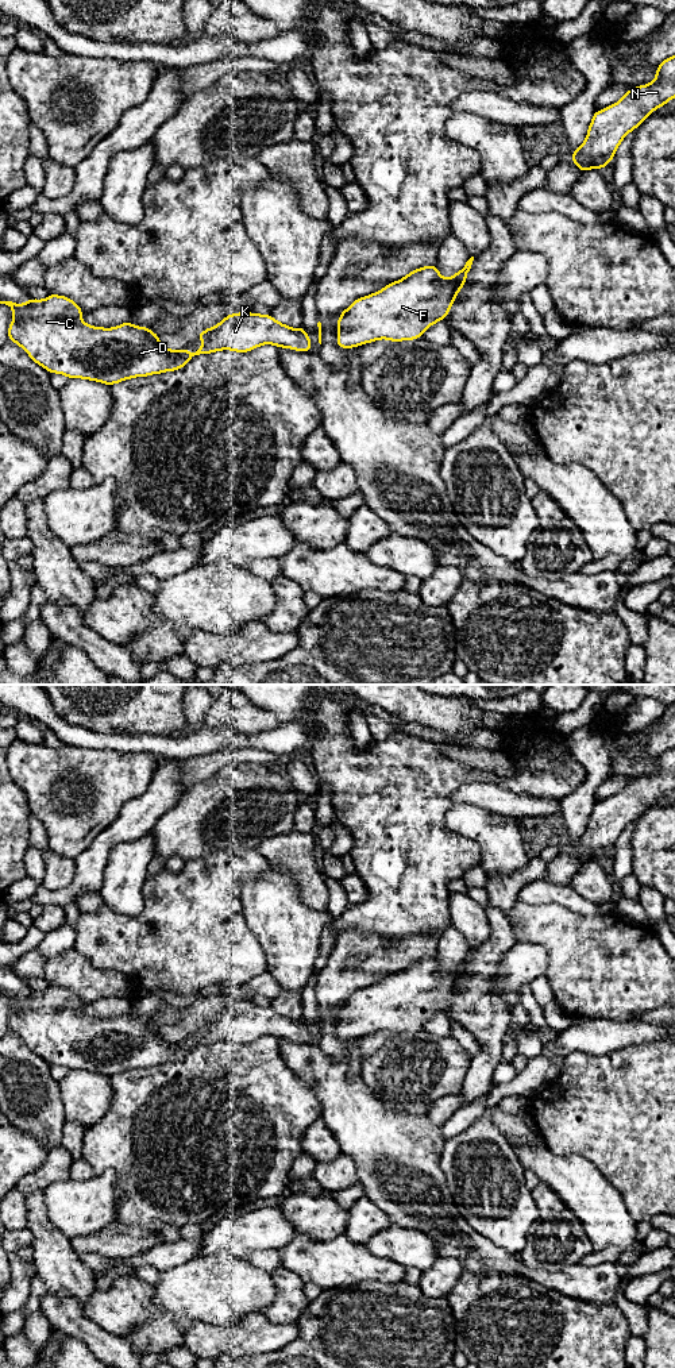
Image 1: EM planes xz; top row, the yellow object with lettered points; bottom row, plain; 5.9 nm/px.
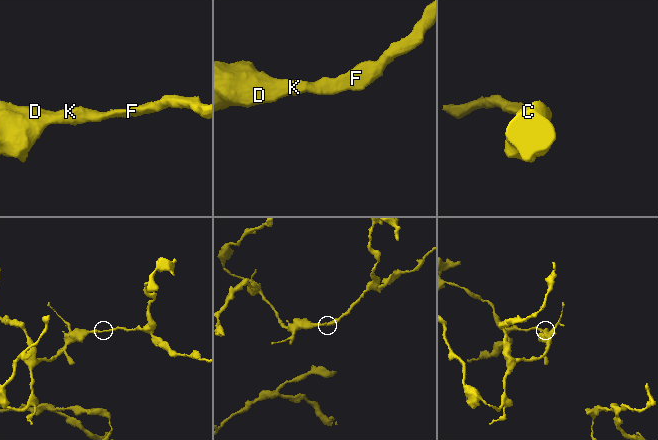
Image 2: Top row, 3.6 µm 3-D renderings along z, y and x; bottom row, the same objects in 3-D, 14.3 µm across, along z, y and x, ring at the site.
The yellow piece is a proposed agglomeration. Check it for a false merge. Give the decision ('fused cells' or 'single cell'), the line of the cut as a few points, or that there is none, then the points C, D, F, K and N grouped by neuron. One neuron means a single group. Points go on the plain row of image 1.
single cell | no cut | C D F K N

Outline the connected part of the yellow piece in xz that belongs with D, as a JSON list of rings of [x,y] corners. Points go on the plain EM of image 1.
[[[49,984],[46,991],[30,990],[26,995],[0,993],[14,1002],[14,1013],[8,1017],[8,1030],[20,1037],[30,1049],[50,1066],[63,1066],[70,1070],[82,1070],[103,1074],[108,1078],[135,1070],[176,1063],[182,1060],[194,1047],[212,1045],[220,1041],[248,1044],[262,1036],[275,1036],[278,1040],[290,1040],[308,1044],[312,1033],[304,1018],[290,1020],[277,1013],[271,1006],[240,1003],[227,1006],[217,1017],[196,1026],[204,1034],[196,1044],[186,1040],[169,1041],[159,1033],[159,1026],[148,1018],[135,1018],[126,1013],[113,1020],[93,1018],[80,1010],[85,1002],[66,987]]]

